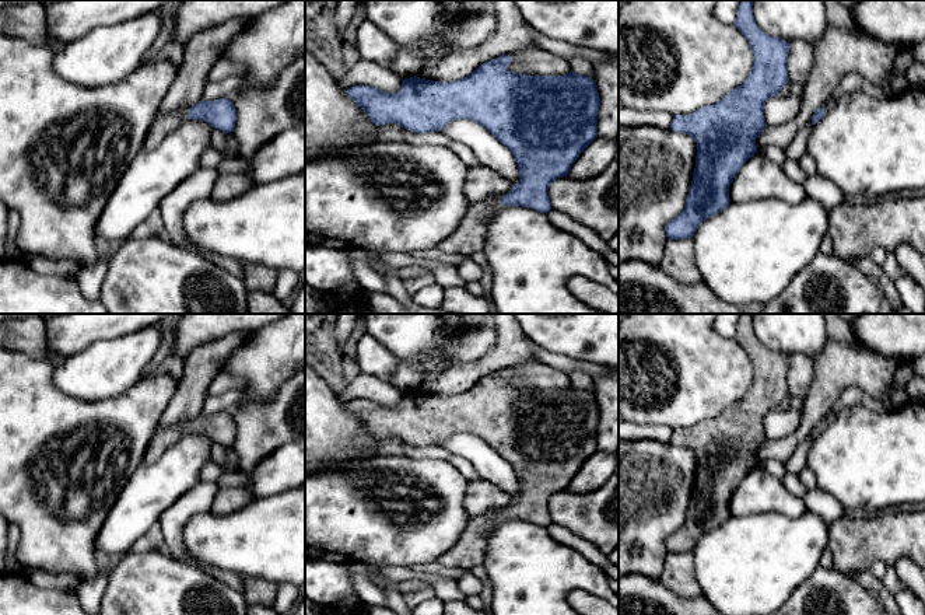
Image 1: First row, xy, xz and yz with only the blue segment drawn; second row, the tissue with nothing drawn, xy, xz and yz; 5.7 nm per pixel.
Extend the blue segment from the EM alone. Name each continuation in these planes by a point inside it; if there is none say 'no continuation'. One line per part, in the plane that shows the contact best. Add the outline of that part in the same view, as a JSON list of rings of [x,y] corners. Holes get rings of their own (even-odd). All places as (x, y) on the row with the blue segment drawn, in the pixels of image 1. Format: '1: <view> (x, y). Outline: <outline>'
1: xy (163, 125). Outline: [[[183,108],[162,116],[157,115],[148,129],[143,150],[150,151],[157,148],[169,132],[188,120],[189,111],[190,108]]]

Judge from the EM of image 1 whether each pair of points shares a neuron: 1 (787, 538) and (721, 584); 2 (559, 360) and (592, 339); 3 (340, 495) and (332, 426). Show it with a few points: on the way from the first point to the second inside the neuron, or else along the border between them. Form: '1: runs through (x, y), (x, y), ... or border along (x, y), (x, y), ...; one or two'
1: runs through (770, 555), (746, 568), (738, 568); one
2: border along (535, 342), (552, 352), (598, 363); two
3: border along (368, 455), (319, 472); two

